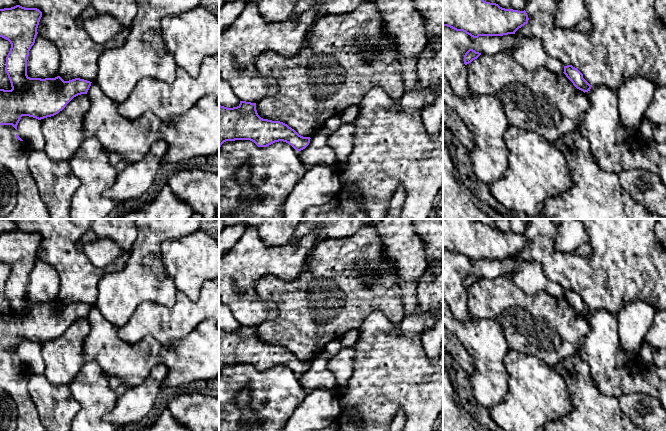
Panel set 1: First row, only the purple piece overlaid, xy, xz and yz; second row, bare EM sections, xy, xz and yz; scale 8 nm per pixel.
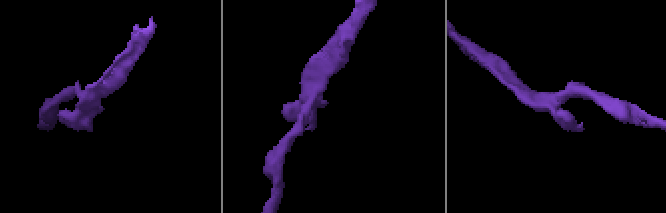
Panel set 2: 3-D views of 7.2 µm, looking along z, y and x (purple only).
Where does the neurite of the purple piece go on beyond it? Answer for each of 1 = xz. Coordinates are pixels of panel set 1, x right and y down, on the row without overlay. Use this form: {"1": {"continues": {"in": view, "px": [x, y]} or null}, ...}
{"1": {"continues": null}}

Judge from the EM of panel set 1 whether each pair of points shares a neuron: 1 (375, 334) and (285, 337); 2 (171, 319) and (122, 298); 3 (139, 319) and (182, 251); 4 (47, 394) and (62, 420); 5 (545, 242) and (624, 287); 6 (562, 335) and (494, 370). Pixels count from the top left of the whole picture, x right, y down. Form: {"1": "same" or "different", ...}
{"1": "different", "2": "different", "3": "different", "4": "same", "5": "same", "6": "different"}

